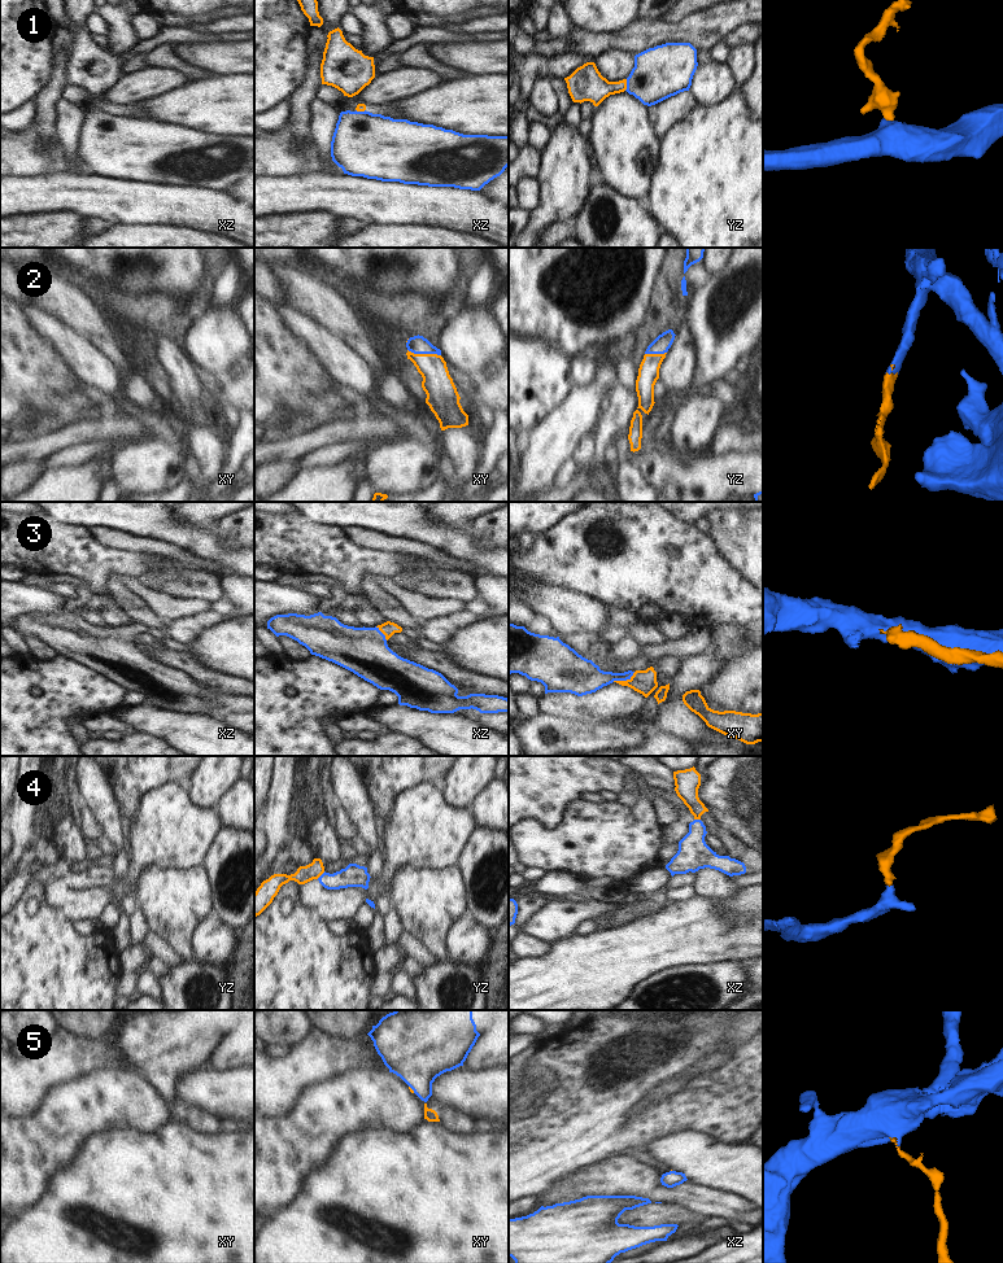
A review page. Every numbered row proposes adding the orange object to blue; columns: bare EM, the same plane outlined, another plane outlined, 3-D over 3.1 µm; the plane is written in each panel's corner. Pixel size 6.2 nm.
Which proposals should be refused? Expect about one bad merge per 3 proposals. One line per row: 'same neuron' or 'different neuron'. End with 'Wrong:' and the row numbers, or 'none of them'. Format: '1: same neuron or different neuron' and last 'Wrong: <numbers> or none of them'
1: different neuron
2: same neuron
3: same neuron
4: same neuron
5: same neuron
Wrong: 1

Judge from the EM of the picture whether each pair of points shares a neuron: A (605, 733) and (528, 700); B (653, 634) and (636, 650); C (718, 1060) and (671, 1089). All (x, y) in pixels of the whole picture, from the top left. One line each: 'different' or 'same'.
A: different
B: different
C: same

